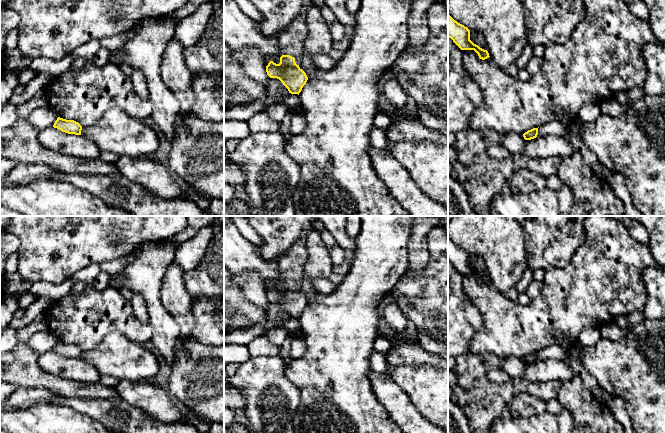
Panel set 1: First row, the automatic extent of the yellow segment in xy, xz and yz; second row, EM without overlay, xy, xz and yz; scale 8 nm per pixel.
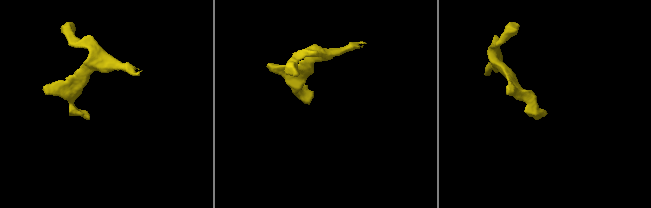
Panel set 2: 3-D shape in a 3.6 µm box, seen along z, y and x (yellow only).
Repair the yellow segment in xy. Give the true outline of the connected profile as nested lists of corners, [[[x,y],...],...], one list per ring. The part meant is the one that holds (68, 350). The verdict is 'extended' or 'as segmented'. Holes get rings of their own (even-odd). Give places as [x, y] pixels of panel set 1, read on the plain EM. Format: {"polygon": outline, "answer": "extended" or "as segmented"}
{"polygon": [[[58,341],[55,345],[54,352],[61,354],[68,358],[81,359],[82,350],[74,344],[66,344]]], "answer": "as segmented"}

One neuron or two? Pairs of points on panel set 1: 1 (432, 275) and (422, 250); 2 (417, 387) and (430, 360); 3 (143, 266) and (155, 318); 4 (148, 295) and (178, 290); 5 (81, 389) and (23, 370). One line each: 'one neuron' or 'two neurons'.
1: two neurons
2: two neurons
3: one neuron
4: two neurons
5: one neuron

